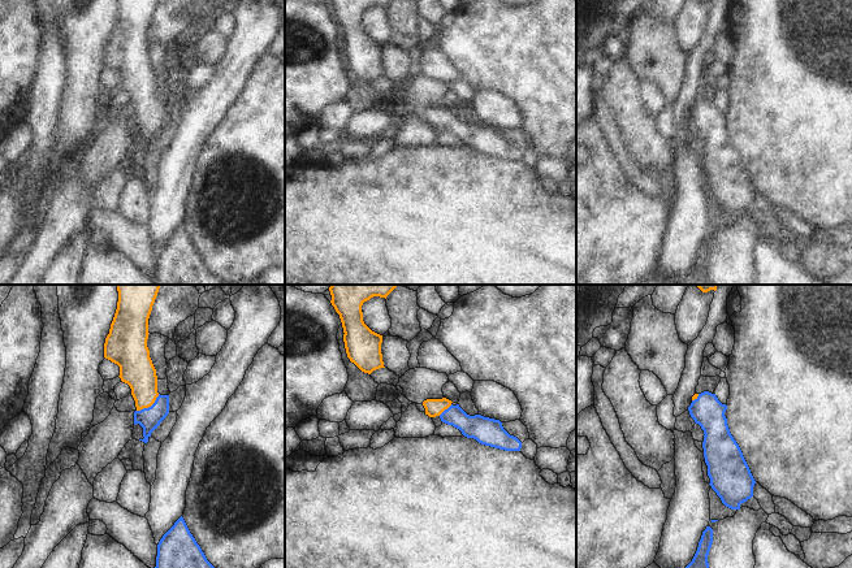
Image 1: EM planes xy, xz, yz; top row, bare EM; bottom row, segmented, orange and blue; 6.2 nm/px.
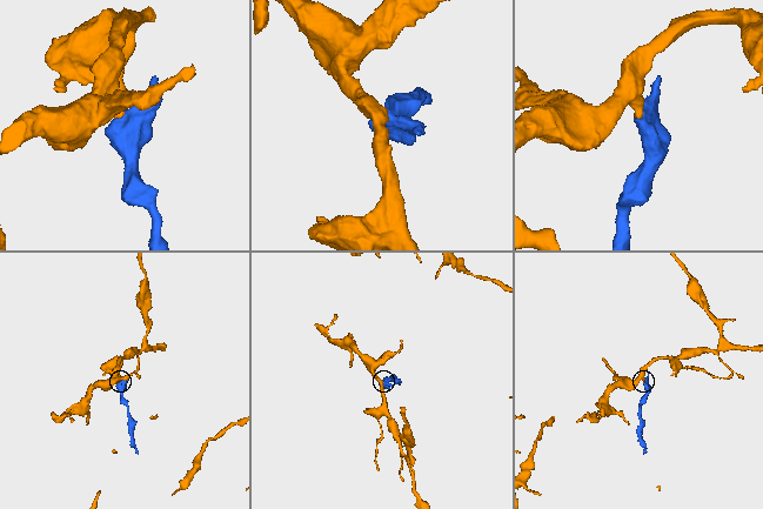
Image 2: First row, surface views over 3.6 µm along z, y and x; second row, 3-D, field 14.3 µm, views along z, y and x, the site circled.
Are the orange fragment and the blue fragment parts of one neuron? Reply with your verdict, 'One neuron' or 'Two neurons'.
One neuron

